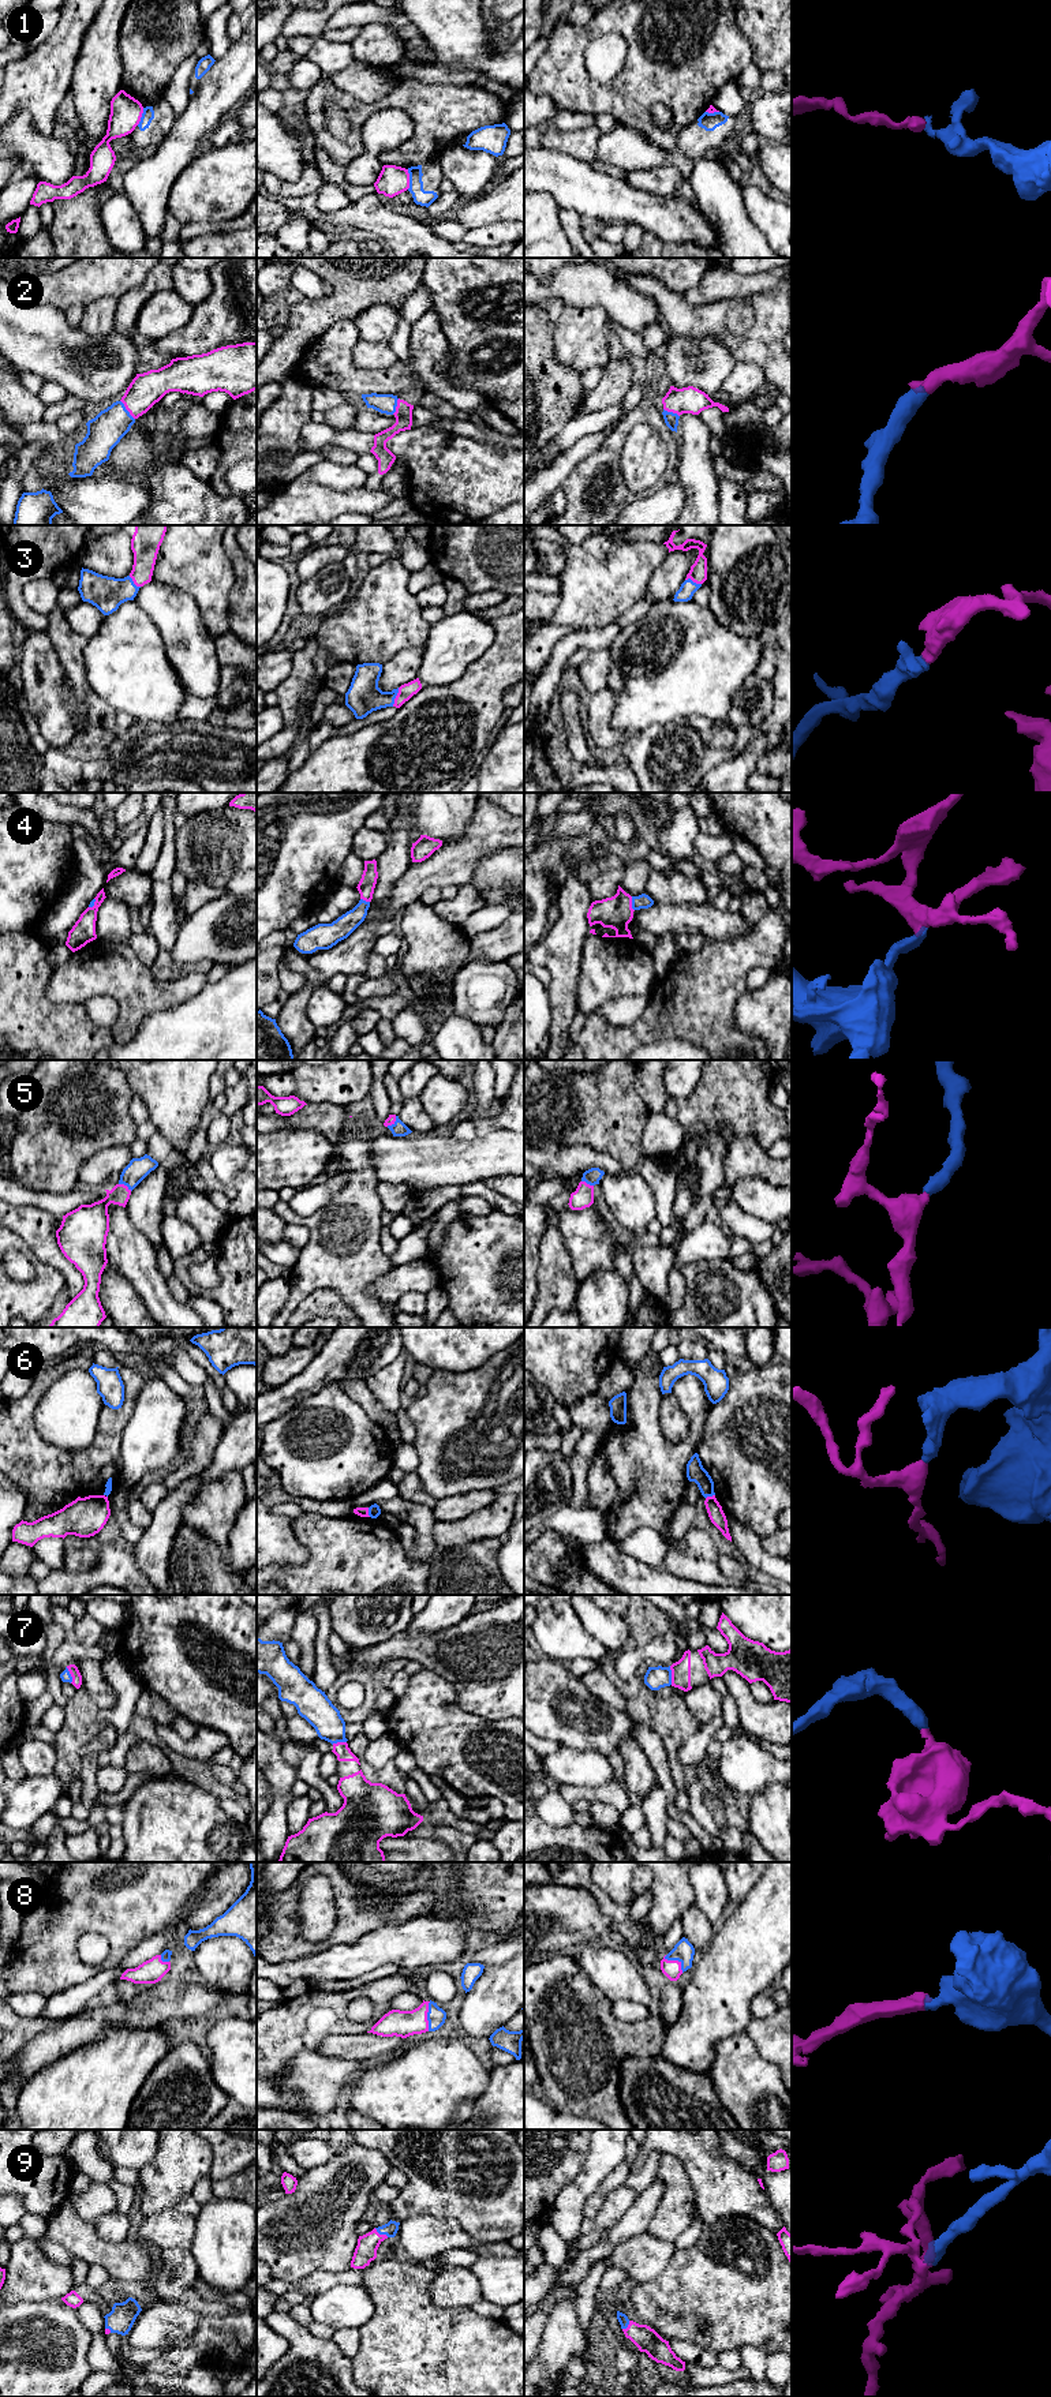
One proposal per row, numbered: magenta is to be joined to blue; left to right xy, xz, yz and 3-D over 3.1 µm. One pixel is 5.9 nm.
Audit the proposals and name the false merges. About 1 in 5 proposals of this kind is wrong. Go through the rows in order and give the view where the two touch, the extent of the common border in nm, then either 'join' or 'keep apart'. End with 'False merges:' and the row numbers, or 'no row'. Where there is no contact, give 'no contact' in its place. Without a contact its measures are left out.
1: xz | 120 nm | keep apart
2: xy | 150 nm | join
3: xz | 120 nm | join
4: yz | 90 nm | join
5: xy | 90 nm | join
6: xz | 60 nm | join
7: yz | 110 nm | join
8: xz | 180 nm | join
9: xz | 100 nm | join
False merges: 1

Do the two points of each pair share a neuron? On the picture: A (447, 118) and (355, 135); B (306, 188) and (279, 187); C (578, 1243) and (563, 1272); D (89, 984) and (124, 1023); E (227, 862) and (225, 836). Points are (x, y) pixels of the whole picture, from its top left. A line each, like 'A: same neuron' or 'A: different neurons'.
A: same neuron
B: same neuron
C: different neurons
D: same neuron
E: same neuron

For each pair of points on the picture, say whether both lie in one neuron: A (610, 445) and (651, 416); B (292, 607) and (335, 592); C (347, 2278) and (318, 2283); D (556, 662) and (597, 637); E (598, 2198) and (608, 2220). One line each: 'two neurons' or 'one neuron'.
A: one neuron
B: two neurons
C: one neuron
D: one neuron
E: two neurons

